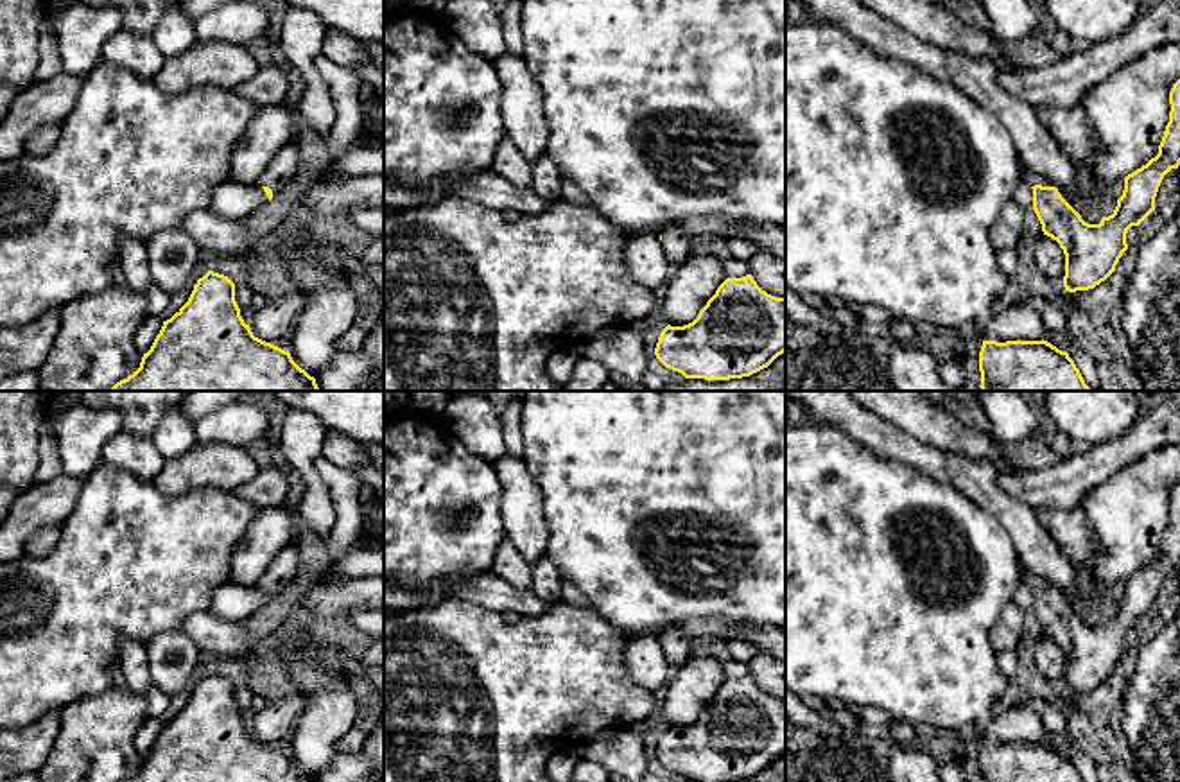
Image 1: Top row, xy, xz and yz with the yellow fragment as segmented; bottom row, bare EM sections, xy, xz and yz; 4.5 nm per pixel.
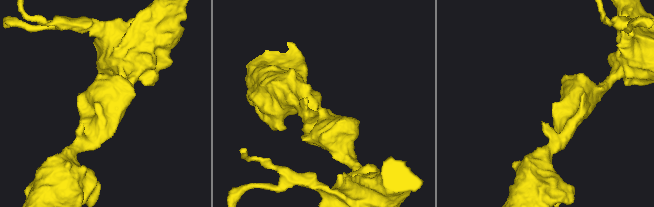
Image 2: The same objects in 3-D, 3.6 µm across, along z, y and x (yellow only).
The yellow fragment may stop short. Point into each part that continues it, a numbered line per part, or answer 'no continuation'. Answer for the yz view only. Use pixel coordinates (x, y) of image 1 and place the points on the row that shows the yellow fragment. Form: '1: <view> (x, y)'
1: yz (1026, 174)

